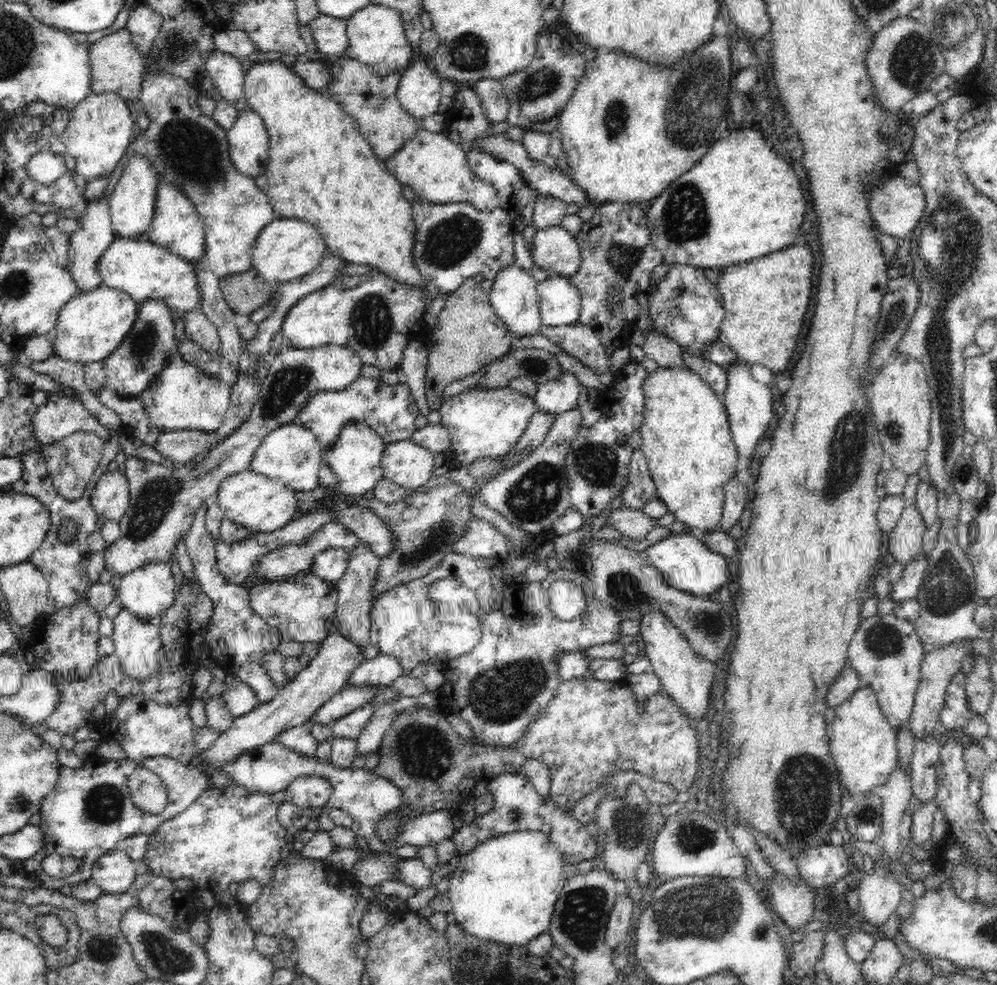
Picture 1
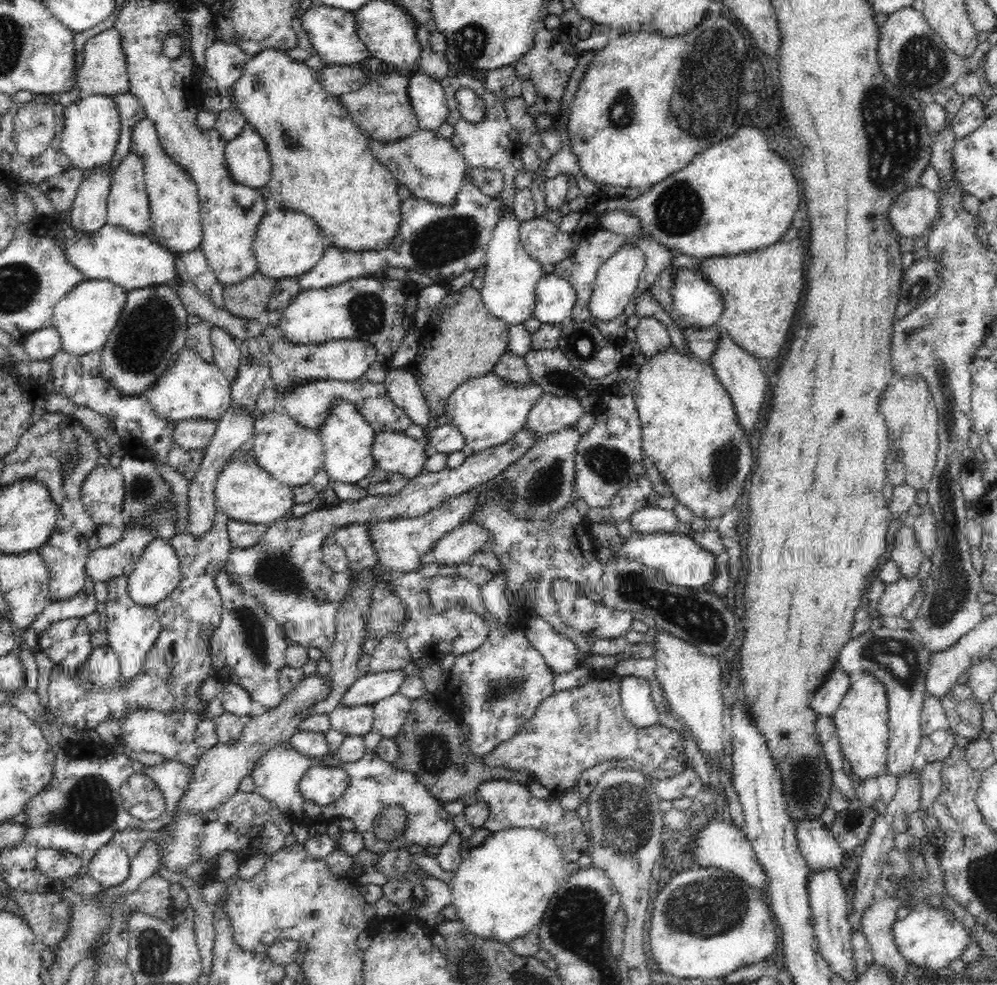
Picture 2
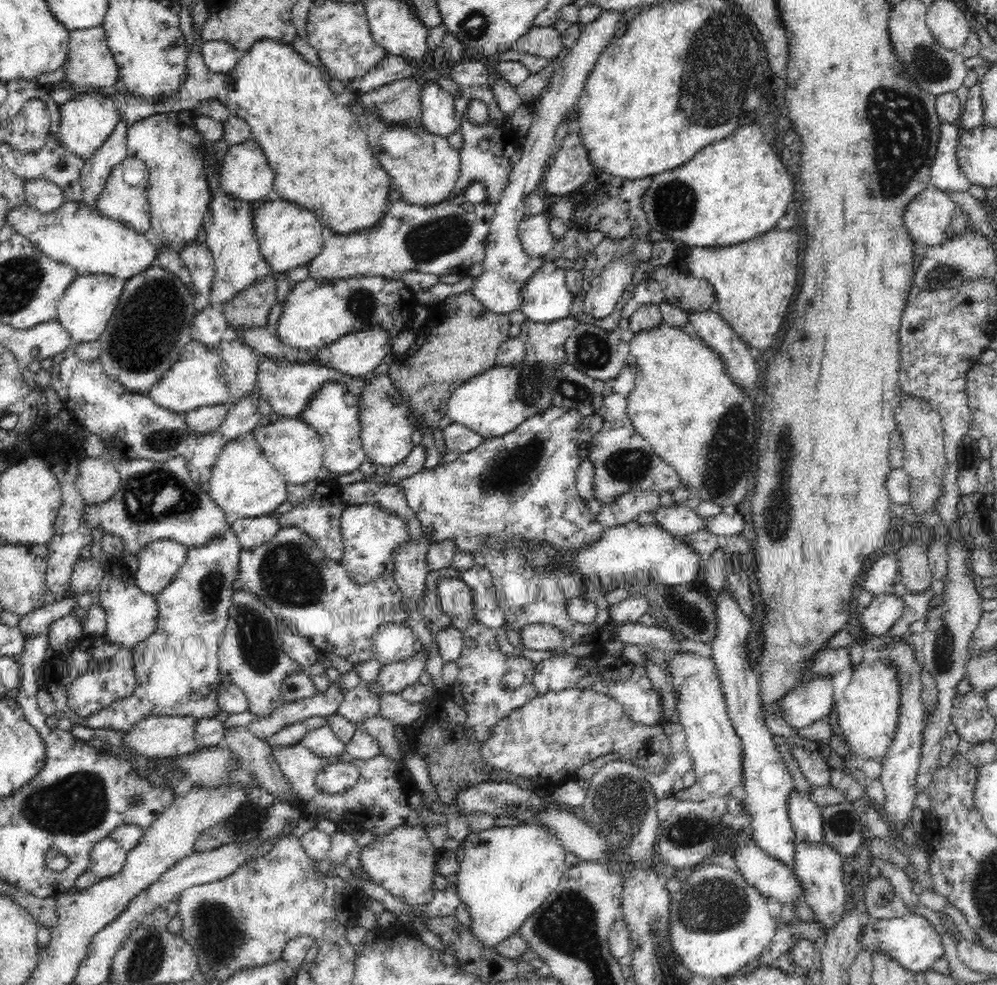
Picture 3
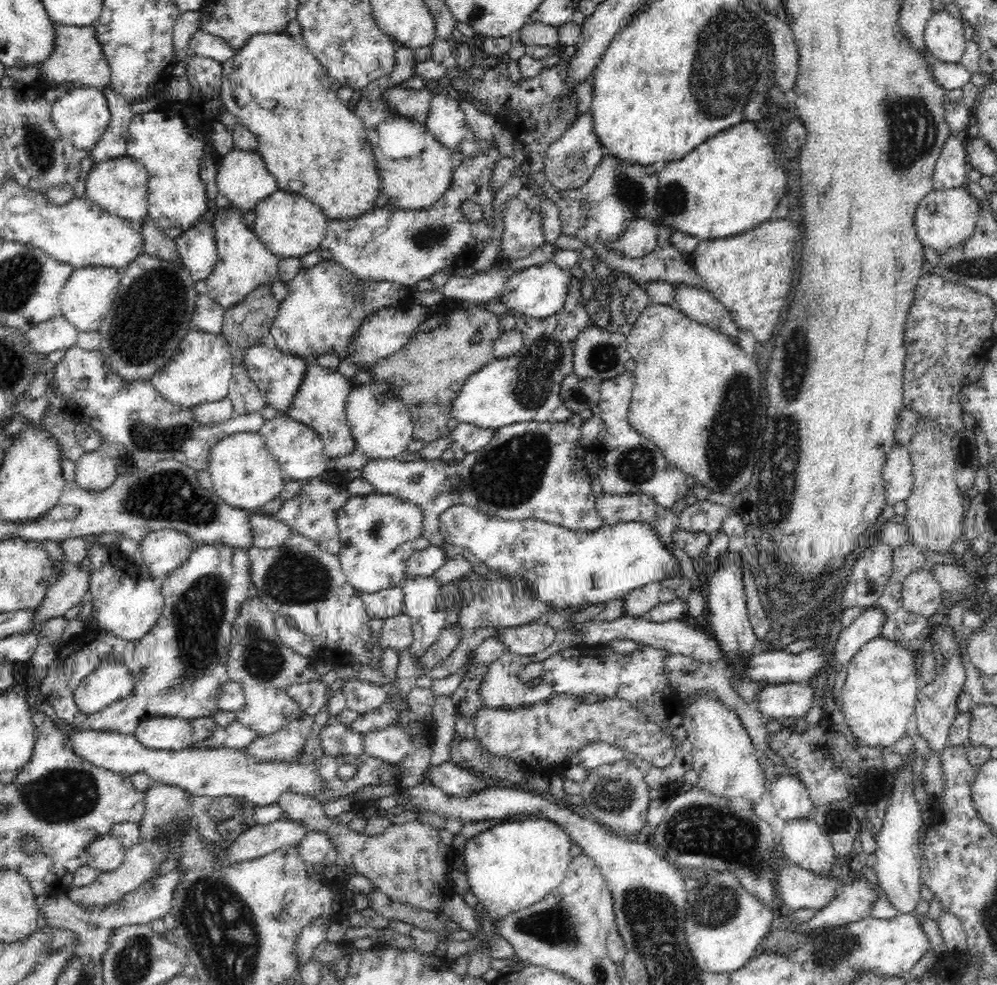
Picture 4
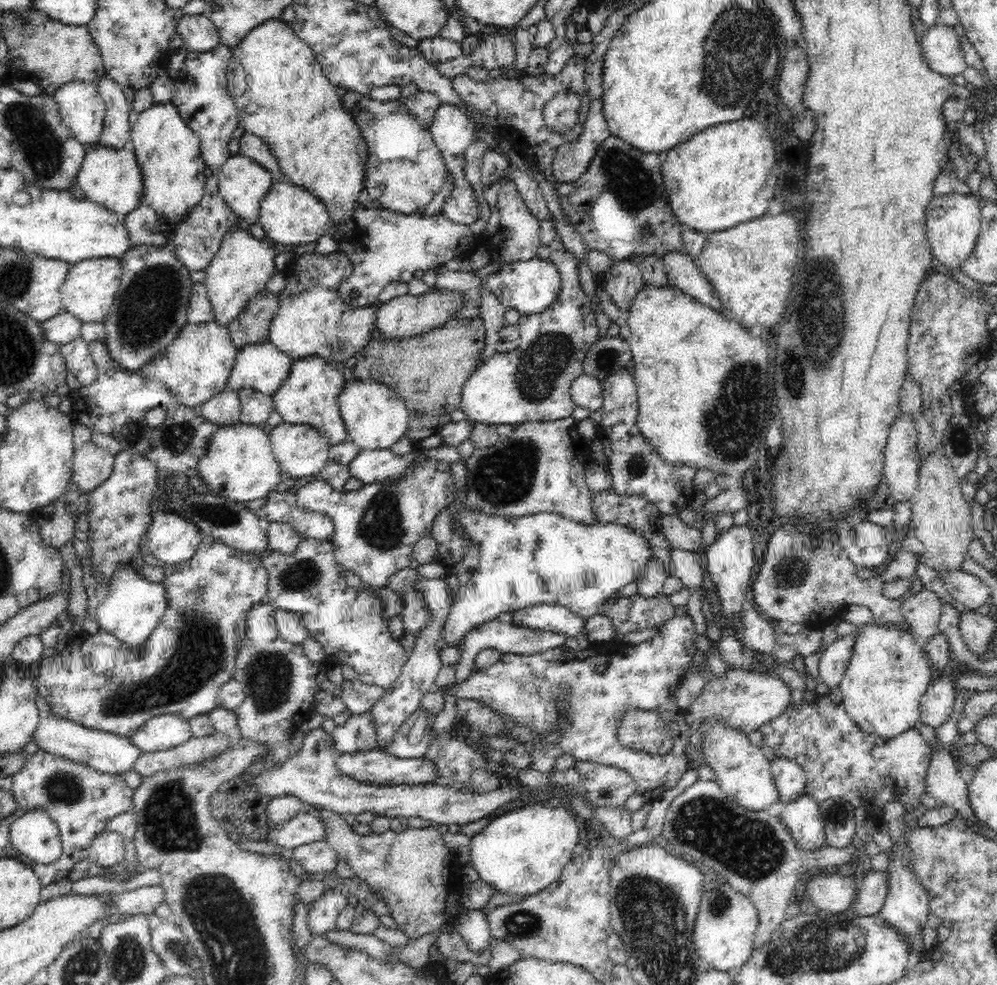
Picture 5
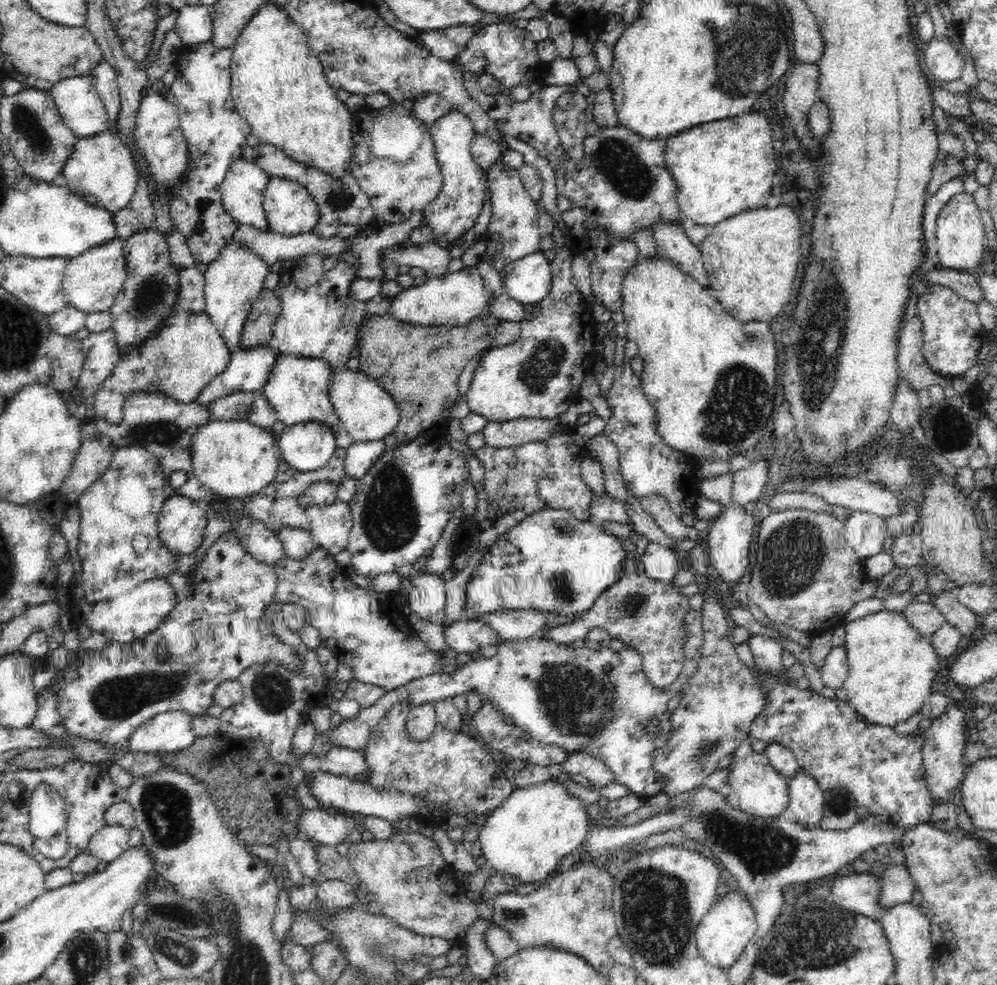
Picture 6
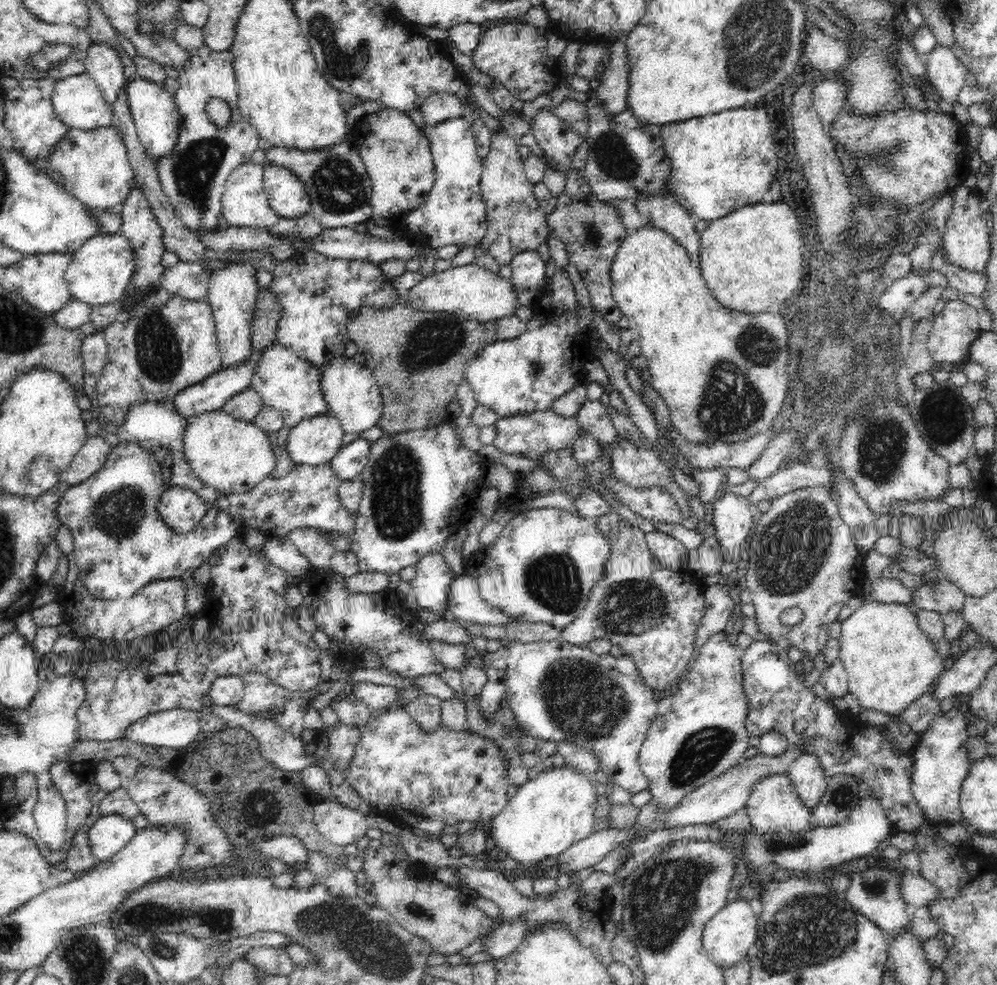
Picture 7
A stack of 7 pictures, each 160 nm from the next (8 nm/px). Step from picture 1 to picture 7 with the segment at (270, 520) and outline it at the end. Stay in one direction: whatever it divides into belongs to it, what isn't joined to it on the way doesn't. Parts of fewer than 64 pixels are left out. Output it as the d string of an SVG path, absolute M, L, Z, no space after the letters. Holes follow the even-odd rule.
M224 409L186 419L188 424L183 436L185 459L203 484L216 491L242 494L250 492L264 478L271 476L276 459L268 439L269 433L258 428L254 422L238 420Z

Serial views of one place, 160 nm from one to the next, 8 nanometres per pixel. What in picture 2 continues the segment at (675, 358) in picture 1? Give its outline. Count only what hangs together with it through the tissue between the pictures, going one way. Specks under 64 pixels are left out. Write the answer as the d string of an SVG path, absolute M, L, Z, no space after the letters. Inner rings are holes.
M642 317L635 329L636 340L644 356L652 356L669 347L672 342L666 327L654 317Z

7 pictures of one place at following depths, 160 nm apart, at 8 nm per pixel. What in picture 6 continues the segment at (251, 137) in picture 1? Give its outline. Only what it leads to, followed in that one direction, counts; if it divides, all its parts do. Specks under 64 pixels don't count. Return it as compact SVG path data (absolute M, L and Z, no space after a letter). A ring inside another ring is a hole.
M234 160L221 184L223 207L240 225L268 229L264 194L269 175L254 161Z

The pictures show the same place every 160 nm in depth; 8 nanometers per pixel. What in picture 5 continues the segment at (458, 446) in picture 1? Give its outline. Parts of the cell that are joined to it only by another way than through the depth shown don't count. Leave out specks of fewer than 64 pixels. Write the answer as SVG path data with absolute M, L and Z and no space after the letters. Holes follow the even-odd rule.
M559 236L549 244L549 259L557 266L562 285L557 299L544 311L533 315L521 315L518 321L520 344L510 352L496 353L484 361L464 383L459 408L474 423L522 424L547 423L551 420L568 418L576 403L570 395L570 386L583 373L583 360L591 344L598 338L598 328L592 311L592 303L582 290L579 280L578 263L572 253L564 248Z

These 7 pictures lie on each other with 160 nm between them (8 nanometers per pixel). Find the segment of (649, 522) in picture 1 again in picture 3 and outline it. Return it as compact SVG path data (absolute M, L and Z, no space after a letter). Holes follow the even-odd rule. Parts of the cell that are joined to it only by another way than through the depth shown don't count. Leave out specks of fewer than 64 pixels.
M673 505L670 508L660 506L654 514L656 514L656 521L662 530L680 538L705 530L707 521L710 520L698 516L695 510L683 505Z

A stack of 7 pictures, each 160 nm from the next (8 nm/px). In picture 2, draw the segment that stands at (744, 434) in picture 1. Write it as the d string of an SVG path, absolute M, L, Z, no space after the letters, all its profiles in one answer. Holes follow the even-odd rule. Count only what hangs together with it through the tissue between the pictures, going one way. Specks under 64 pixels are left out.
M720 333L710 363L714 367L716 377L720 379L720 383L724 385L724 390L728 392L730 400L736 407L740 427L752 432L756 428L758 418L760 418L760 410L762 410L762 404L764 404L766 386L768 386L763 362L740 348L728 333Z

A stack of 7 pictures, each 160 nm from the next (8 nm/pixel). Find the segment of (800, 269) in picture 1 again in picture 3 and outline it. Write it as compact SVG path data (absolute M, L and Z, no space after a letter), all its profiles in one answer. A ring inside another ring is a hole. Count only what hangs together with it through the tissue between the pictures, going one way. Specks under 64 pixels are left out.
M769 230L745 243L727 247L689 246L686 248L685 261L693 278L704 280L713 287L716 302L711 306L712 311L718 312L732 330L748 343L748 346L764 351L773 347L776 334L786 318L792 299L795 298L798 263L802 261L802 248L803 240L798 231Z

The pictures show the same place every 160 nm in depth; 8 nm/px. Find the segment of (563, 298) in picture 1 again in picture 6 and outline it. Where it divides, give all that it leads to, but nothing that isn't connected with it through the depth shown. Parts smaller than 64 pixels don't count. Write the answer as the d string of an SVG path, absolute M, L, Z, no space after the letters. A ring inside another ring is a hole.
M542 251L515 260L500 270L504 289L524 306L542 300L552 285L551 261Z

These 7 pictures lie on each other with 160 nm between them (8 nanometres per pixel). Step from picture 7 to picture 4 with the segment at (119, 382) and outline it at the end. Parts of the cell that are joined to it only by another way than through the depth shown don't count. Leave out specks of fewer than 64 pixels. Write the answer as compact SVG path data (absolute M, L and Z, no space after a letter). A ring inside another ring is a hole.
M191 328L179 344L179 352L175 354L173 360L170 360L164 369L154 373L151 378L151 383L156 387L160 396L170 401L171 403L178 403L178 406L190 407L216 402L227 397L229 391L230 380L232 380L232 352L230 352L230 345L224 338L222 333L208 333L198 331L196 328Z

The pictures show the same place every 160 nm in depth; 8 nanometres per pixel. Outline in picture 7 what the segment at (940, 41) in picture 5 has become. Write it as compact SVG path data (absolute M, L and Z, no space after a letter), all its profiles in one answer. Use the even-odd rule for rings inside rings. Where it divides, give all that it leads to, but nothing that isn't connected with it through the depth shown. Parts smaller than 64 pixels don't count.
M936 46L925 58L924 80L936 99L958 102L958 94L966 85L967 68L948 47Z

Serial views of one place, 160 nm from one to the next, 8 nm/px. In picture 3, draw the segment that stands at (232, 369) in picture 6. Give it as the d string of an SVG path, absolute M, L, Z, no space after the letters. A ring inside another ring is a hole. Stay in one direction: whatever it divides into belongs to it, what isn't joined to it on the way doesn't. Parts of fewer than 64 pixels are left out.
M268 357L260 358L262 362L257 365L257 386L261 398L268 401L271 412L276 415L298 418L302 409L309 403L311 396L326 381L338 381L350 389L358 398L367 383L362 377L353 377L334 368L322 367L314 363L305 363L294 360L281 360L280 363Z

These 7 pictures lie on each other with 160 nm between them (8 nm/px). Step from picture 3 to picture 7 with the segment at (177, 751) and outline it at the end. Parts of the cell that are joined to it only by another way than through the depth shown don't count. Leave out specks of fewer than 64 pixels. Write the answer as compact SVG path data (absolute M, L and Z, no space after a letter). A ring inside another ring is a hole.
M183 708L153 712L131 724L125 737L144 746L186 748L201 732L200 715Z

